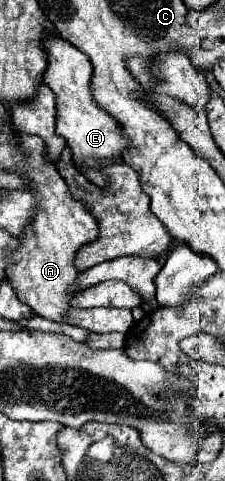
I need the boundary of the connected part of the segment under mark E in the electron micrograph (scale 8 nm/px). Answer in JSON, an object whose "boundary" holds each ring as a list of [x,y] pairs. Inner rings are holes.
{"boundary":[[[48,35],[48,41],[44,41],[44,49],[48,53],[44,83],[56,93],[56,133],[68,141],[72,157],[78,159],[80,165],[86,165],[88,177],[104,177],[102,169],[108,163],[116,163],[118,159],[122,159],[124,149],[128,149],[128,137],[124,137],[118,121],[114,121],[114,117],[110,117],[94,101],[90,85],[92,63],[88,55],[54,35]]]}

